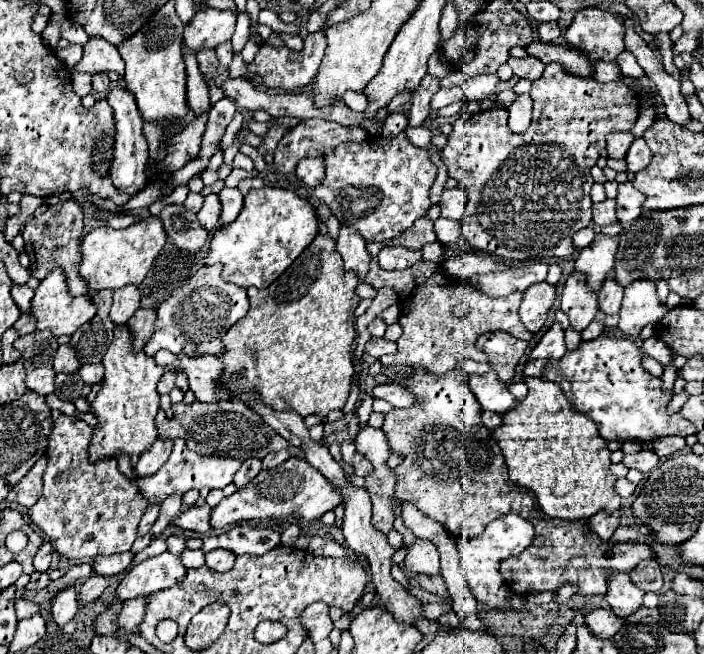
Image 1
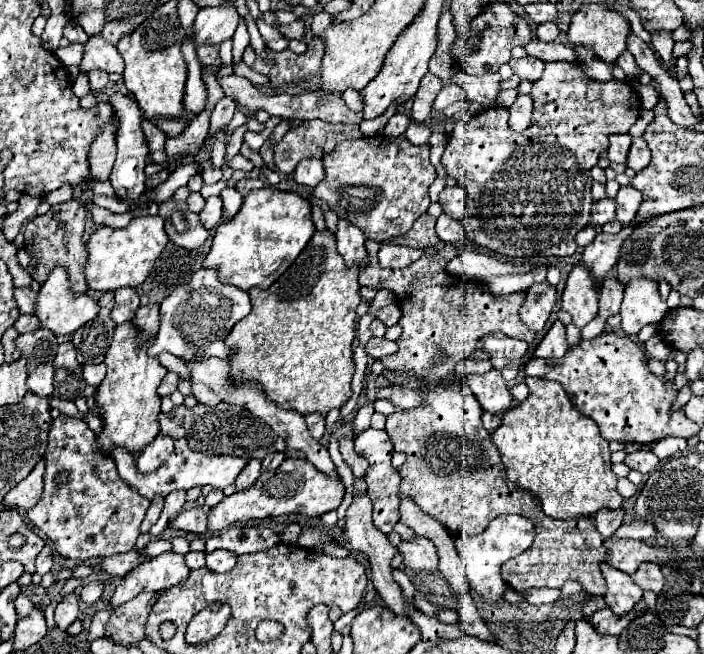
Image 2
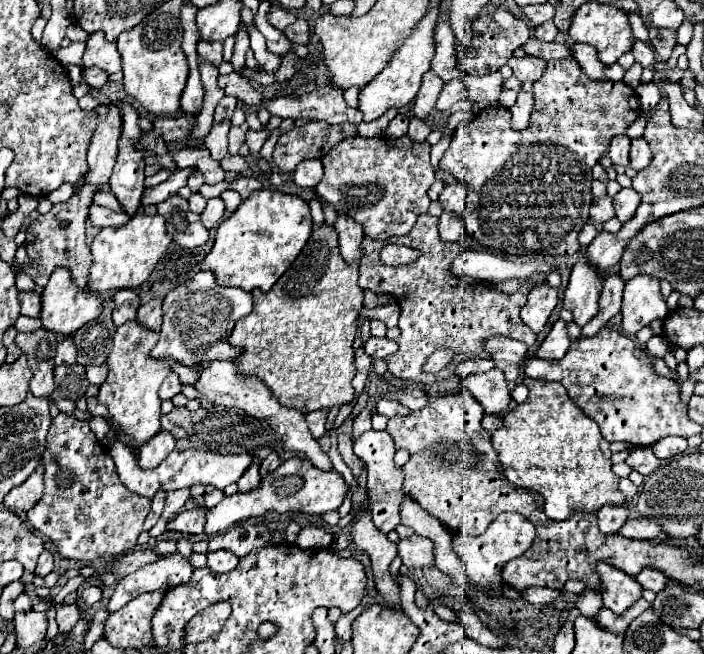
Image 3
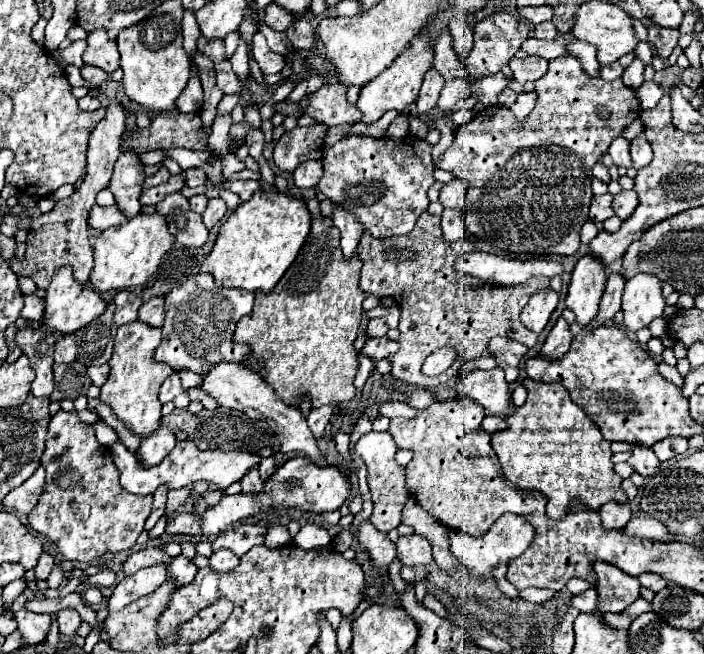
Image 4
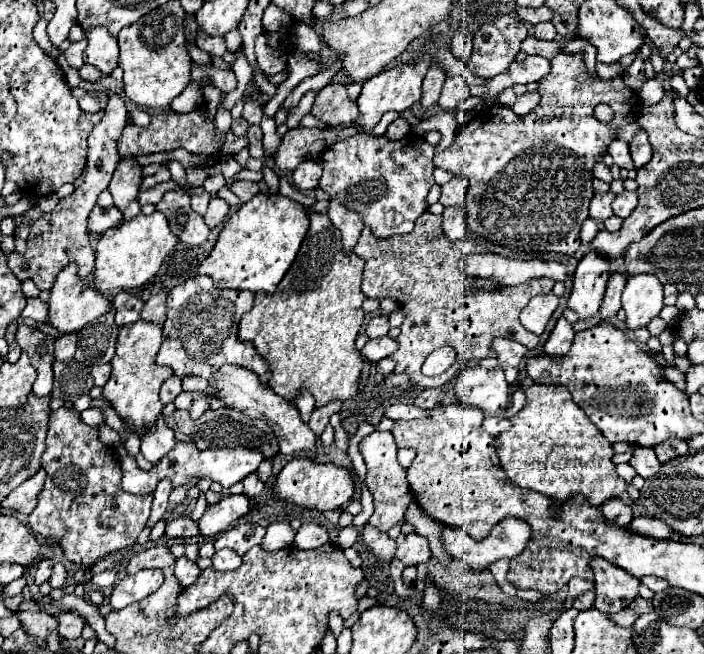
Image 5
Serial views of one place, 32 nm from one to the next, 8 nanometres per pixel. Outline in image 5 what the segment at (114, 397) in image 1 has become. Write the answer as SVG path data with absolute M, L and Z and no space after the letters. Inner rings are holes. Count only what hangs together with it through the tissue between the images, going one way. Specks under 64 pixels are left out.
M138 320L136 324L120 326L118 330L118 342L116 342L116 354L110 360L112 374L108 384L102 388L102 396L110 406L116 410L116 414L126 422L134 426L134 432L144 432L152 428L162 412L162 402L158 398L160 386L166 378L170 378L174 372L168 366L156 364L156 352L162 342L162 326Z

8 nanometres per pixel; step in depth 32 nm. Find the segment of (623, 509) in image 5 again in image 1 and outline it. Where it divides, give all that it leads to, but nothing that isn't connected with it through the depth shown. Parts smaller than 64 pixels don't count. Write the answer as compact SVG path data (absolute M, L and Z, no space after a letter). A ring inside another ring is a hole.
M598 512L596 516L592 516L588 520L588 526L594 534L600 536L600 540L608 540L612 536L612 532L618 528L620 524L620 512L614 514L606 514L606 512Z

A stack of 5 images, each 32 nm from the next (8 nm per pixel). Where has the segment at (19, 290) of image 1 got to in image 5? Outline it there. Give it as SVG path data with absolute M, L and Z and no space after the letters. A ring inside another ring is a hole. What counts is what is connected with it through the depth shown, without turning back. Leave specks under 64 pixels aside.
M26 298L26 308L22 318L32 318L38 322L48 322L48 306L40 298Z

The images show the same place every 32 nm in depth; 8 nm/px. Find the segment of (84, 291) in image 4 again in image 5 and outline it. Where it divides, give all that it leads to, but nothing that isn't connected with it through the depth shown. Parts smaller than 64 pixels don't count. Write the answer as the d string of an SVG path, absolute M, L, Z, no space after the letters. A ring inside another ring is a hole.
M68 264L66 268L62 268L62 272L56 276L52 288L50 288L50 298L48 298L48 324L52 328L56 328L60 334L68 334L68 332L76 332L80 328L84 328L86 324L90 324L92 320L96 320L98 316L106 314L110 308L110 302L104 294L96 292L88 282L80 280L76 276L76 266Z

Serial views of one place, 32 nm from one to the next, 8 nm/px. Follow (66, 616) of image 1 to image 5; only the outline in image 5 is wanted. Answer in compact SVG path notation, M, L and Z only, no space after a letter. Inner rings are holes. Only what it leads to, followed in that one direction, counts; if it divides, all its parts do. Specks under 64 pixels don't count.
M60 612L58 614L58 632L60 636L64 638L78 638L80 632L82 632L82 626L84 626L84 620L80 618L80 614L76 612Z

